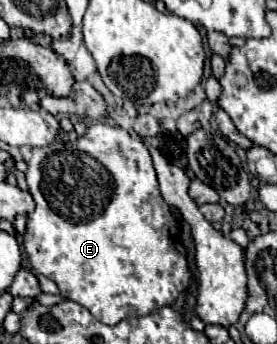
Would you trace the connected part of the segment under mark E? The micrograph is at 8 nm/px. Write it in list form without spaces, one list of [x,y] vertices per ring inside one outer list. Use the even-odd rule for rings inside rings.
[[[94,123],[94,125],[88,127],[84,137],[78,137],[76,143],[62,143],[60,139],[56,139],[54,143],[50,143],[46,147],[32,149],[32,157],[28,161],[28,171],[26,171],[26,181],[28,181],[30,193],[32,193],[34,201],[36,201],[36,209],[32,211],[32,215],[28,215],[28,227],[26,227],[26,233],[24,233],[24,249],[28,253],[28,261],[30,261],[32,269],[36,273],[52,279],[60,287],[60,295],[64,299],[72,299],[72,301],[84,305],[98,321],[108,323],[108,325],[116,325],[126,317],[148,315],[154,309],[160,309],[164,305],[172,305],[172,301],[182,291],[188,289],[188,285],[190,285],[190,269],[188,269],[184,247],[180,243],[178,221],[172,217],[170,207],[164,203],[164,199],[160,195],[156,171],[152,167],[152,157],[150,157],[146,145],[138,137],[132,139],[130,133],[124,131],[118,125]]]

